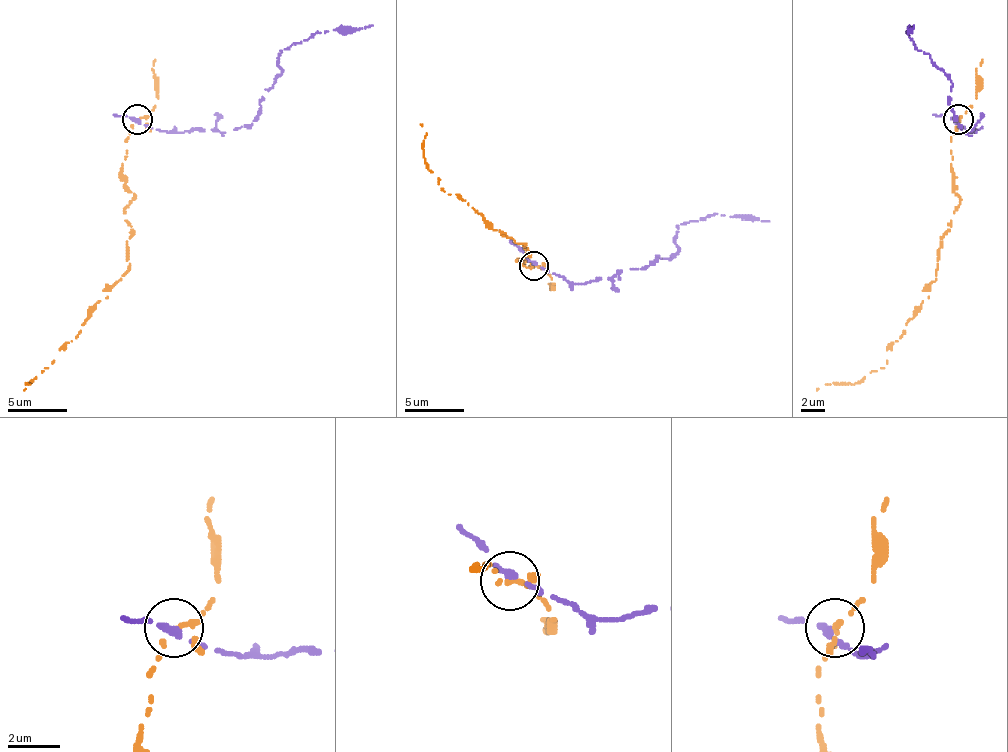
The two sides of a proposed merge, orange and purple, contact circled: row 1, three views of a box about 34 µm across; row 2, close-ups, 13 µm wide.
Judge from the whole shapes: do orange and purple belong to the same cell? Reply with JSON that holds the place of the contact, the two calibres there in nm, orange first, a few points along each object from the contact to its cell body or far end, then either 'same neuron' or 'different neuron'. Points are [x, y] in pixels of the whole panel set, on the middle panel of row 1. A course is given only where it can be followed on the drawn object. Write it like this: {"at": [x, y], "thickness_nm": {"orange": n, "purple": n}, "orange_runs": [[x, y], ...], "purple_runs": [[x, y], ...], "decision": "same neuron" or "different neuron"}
{"at": [533, 266], "thickness_nm": {"orange": 240, "purple": 240}, "orange_runs": [[533, 265], [518, 259], [530, 265], [521, 262], [527, 244], [491, 229], [443, 190], [425, 161], [419, 125]], "purple_runs": [[533, 265], [571, 283], [646, 268], [658, 256], [670, 259], [679, 250], [682, 223], [711, 214], [768, 220]], "decision": "different neuron"}

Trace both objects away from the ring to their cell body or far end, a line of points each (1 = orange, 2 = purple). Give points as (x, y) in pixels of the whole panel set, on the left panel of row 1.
1: (136, 120), (121, 164), (133, 194), (124, 209), (130, 269), (94, 304), (80, 334), (23, 391)
2: (136, 120), (175, 132), (249, 126), (282, 72), (279, 54), (285, 48), (315, 33), (372, 24)

